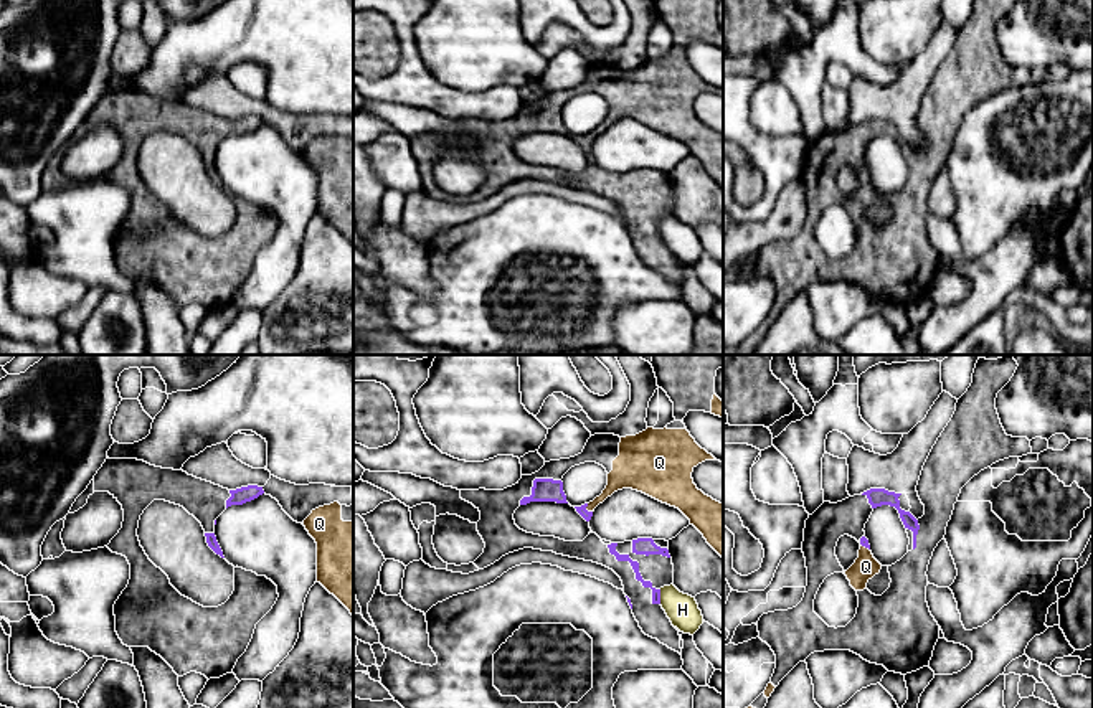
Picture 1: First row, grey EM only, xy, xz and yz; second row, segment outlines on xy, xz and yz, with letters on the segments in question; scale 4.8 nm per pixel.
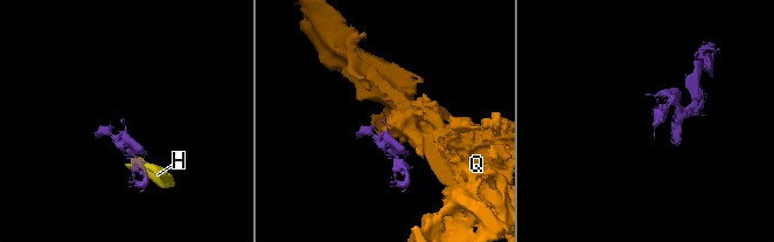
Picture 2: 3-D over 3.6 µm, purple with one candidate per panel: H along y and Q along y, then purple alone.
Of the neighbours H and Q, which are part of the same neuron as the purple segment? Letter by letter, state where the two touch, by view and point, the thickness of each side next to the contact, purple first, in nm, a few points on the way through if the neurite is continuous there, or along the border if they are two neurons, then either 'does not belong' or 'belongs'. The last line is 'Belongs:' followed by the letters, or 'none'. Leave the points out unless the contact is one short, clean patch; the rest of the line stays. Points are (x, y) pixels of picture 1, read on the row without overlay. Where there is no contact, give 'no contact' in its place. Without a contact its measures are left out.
H: contact xz (659, 226); calibres 50 and 160 nm; does not belong
Q: contact xz (585, 139); calibres 50 and 130 nm; belongs
Belongs: Q

